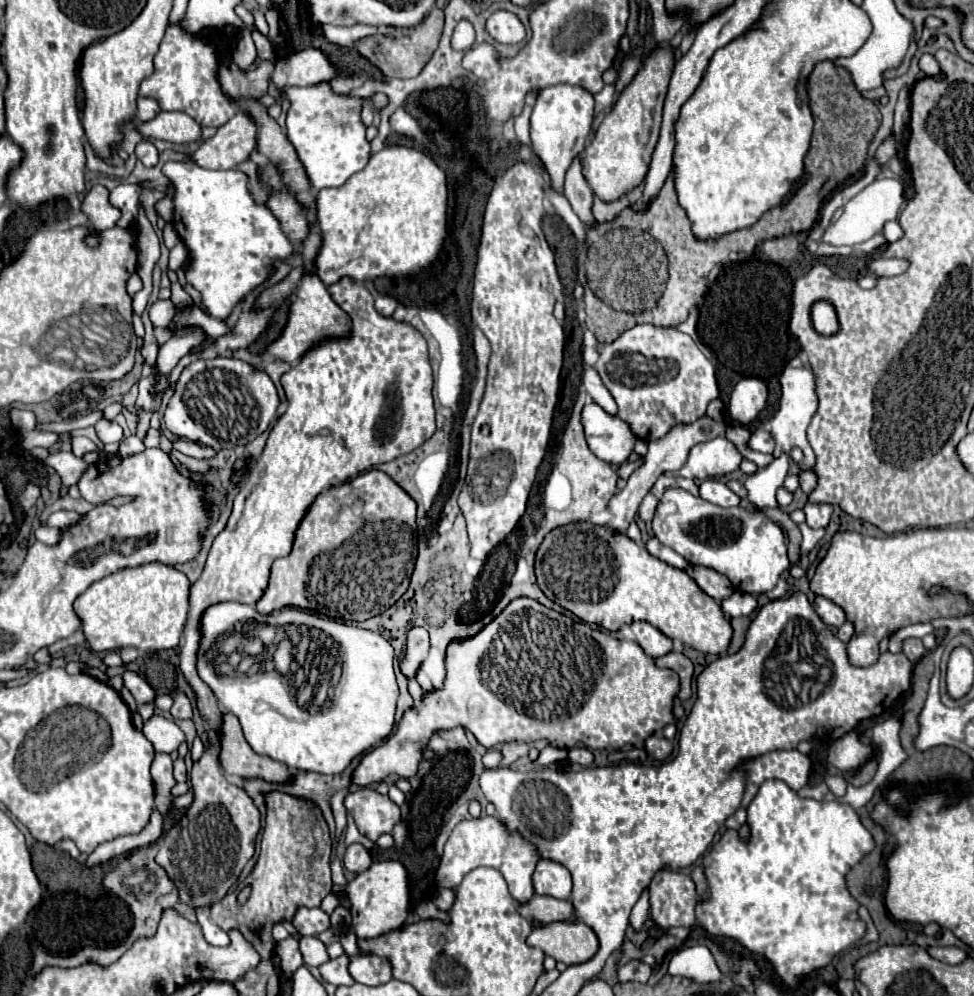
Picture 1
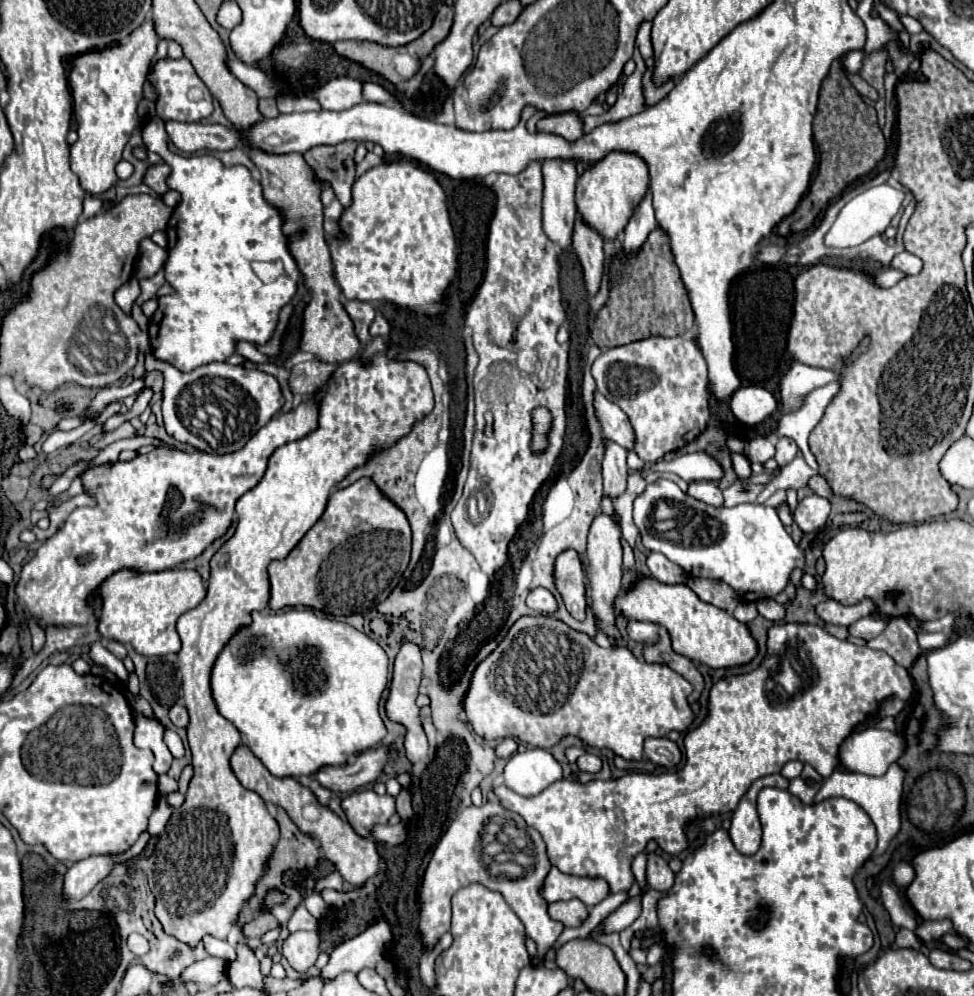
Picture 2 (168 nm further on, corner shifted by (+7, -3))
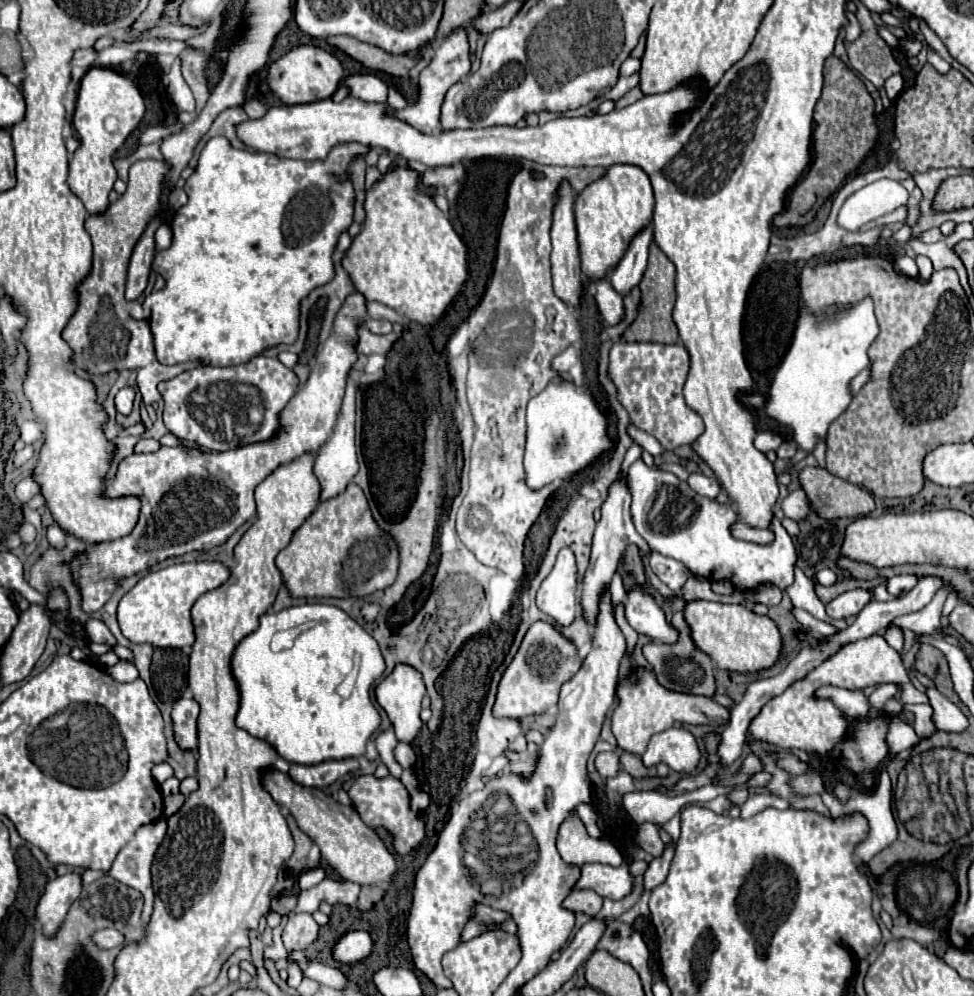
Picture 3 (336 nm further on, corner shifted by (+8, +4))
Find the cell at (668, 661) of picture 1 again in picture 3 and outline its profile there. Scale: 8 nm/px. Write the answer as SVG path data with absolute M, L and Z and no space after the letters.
M678 609L672 615L672 623L680 631L678 643L674 643L674 645L662 645L662 643L644 645L646 661L652 665L652 669L656 673L656 679L658 679L658 683L662 687L666 687L670 691L678 691L678 693L712 697L714 695L714 663L712 663L712 659L694 645L692 633L690 633L690 627L688 627L688 623L684 619L684 611L682 609Z

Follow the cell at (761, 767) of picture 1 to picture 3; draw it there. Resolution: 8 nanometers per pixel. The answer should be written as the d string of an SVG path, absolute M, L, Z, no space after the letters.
M752 795L748 797L744 803L742 803L742 819L748 819L748 817L754 817L756 813L768 809L768 807L778 807L778 809L786 809L788 807L788 801L784 799L776 799L776 797L770 797L770 795Z

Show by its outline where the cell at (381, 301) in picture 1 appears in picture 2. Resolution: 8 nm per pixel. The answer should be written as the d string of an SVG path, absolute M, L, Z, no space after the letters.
M377 312L377 316L375 316L375 320L373 320L373 324L371 324L371 334L373 336L387 336L389 334L389 322Z

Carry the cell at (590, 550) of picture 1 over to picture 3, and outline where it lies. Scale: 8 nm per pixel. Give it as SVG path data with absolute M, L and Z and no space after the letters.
M694 601L684 605L684 617L692 627L698 649L708 653L720 669L736 673L756 673L776 665L782 653L782 635L776 623L766 615L756 615L746 605L726 605L712 601Z

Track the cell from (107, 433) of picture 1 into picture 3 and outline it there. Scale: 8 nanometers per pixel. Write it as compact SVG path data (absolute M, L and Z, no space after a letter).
M124 387L118 391L116 395L116 409L122 415L128 415L132 411L132 403L134 403L134 389L132 387Z

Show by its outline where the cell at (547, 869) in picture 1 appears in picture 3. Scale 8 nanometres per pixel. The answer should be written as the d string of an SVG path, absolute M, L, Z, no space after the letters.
M624 861L620 867L610 865L582 865L582 877L576 889L594 889L598 895L608 899L624 899L634 889L634 877Z

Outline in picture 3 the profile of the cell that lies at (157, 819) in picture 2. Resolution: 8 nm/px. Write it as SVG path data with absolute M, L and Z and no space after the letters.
M162 817L160 821L156 821L156 823L150 823L150 825L140 827L140 829L136 831L134 839L132 839L132 841L130 841L130 843L128 843L128 845L126 845L126 847L124 847L120 853L118 853L118 857L116 857L116 861L114 861L114 865L112 865L112 869L110 869L108 873L105 873L102 870L92 869L87 869L82 873L83 886L96 881L105 875L110 875L110 877L118 879L120 883L124 883L124 885L128 885L128 887L138 889L138 891L144 895L144 907L141 917L145 923L145 926L147 926L154 907L154 891L152 891L152 875L150 875L150 865L152 865L154 853L156 853L158 845L162 843L164 835L166 835L166 819L164 819L164 817Z

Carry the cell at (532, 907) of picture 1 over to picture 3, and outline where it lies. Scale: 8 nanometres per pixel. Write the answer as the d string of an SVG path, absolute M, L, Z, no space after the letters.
M576 889L574 893L570 893L570 897L566 897L566 907L574 913L582 911L588 915L596 915L602 909L602 897L592 891L592 889Z

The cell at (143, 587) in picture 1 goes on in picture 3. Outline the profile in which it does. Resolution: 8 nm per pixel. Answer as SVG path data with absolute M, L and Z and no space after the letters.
M194 561L175 564L160 571L152 571L142 577L134 589L130 589L118 605L118 623L124 637L134 643L150 643L154 647L178 647L191 649L194 637L194 623L190 609L196 599L212 589L218 589L230 577L230 567L220 561Z

